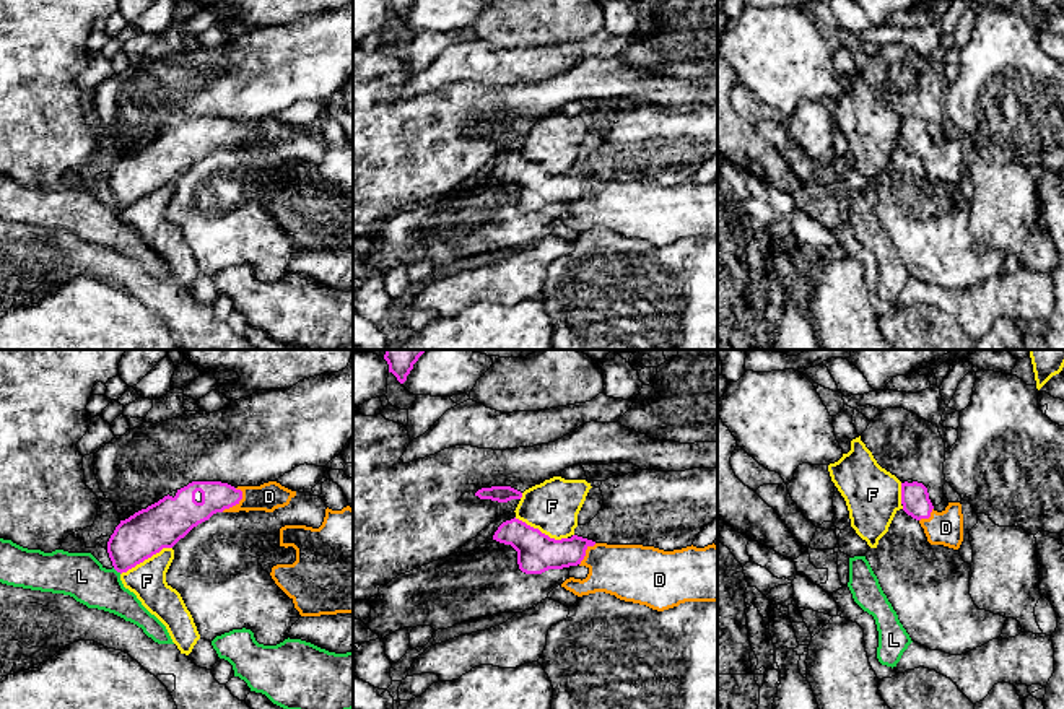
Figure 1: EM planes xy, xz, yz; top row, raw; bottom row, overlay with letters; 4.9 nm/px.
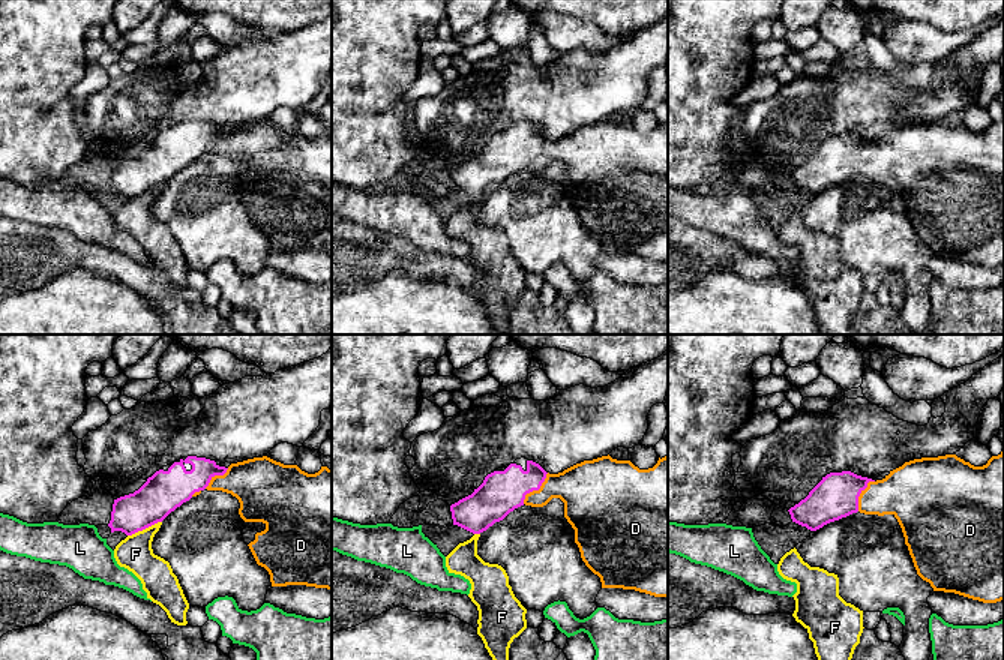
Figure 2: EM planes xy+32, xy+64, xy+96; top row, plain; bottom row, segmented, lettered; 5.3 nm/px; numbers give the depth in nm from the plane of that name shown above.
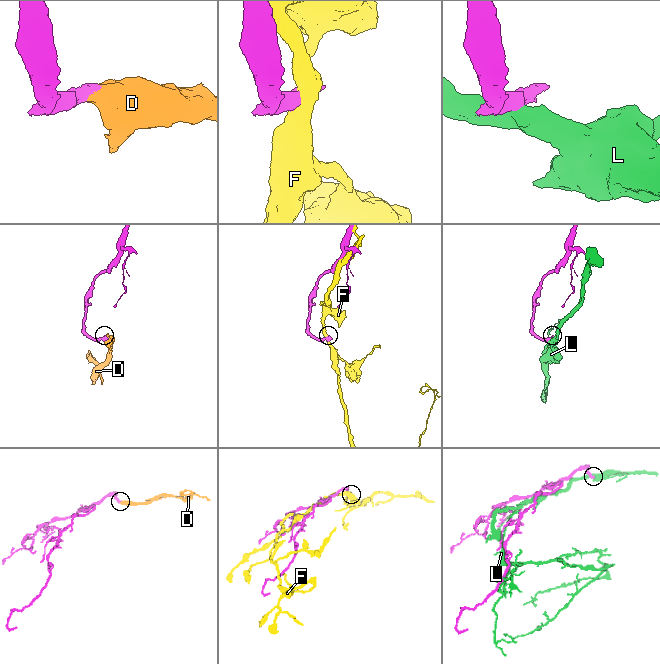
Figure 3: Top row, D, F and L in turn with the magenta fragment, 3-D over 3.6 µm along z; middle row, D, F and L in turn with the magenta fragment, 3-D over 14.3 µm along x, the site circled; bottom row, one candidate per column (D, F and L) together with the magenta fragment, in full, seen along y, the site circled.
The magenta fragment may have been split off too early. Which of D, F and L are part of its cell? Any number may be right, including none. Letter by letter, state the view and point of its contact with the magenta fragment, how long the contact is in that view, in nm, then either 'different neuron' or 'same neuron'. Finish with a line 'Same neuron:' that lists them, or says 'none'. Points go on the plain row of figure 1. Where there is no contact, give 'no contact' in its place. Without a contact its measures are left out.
D: xy (236, 139) | 150 nm | same neuron
F: xz (539, 166) | 280 nm | different neuron
L: xy (117, 207) | 50 nm | different neuron
Same neuron: D

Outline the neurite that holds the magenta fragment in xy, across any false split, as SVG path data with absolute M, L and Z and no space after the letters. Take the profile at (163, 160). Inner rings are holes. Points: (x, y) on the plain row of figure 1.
M192 117L116 163L107 189L117 208L127 208L163 184L172 184L194 163L216 148L265 146L285 143L296 132L277 117L260 122L231 122L221 117Z

